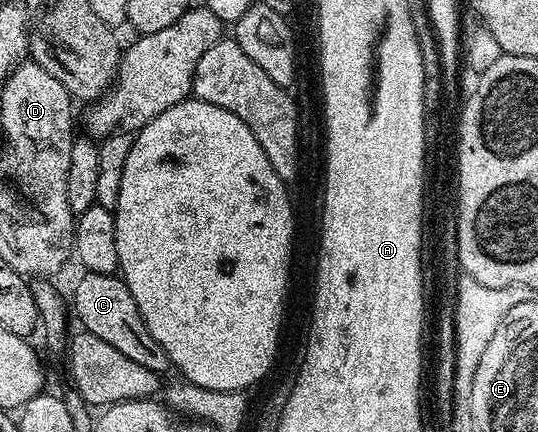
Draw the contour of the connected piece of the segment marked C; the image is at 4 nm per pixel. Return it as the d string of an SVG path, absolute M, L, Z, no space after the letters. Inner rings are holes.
M89 272L83 273L83 275L83 278L74 286L74 302L72 298L72 310L73 313L74 310L78 313L78 318L82 321L81 329L92 336L100 336L100 340L112 344L112 348L124 352L124 356L128 356L128 360L136 360L136 364L141 364L143 368L159 372L169 371L171 364L168 360L168 352L164 352L164 348L160 348L160 344L156 344L156 336L152 336L152 332L148 332L148 324L144 324L144 320L140 316L140 308L136 308L136 300L132 300L132 292L121 277Z

